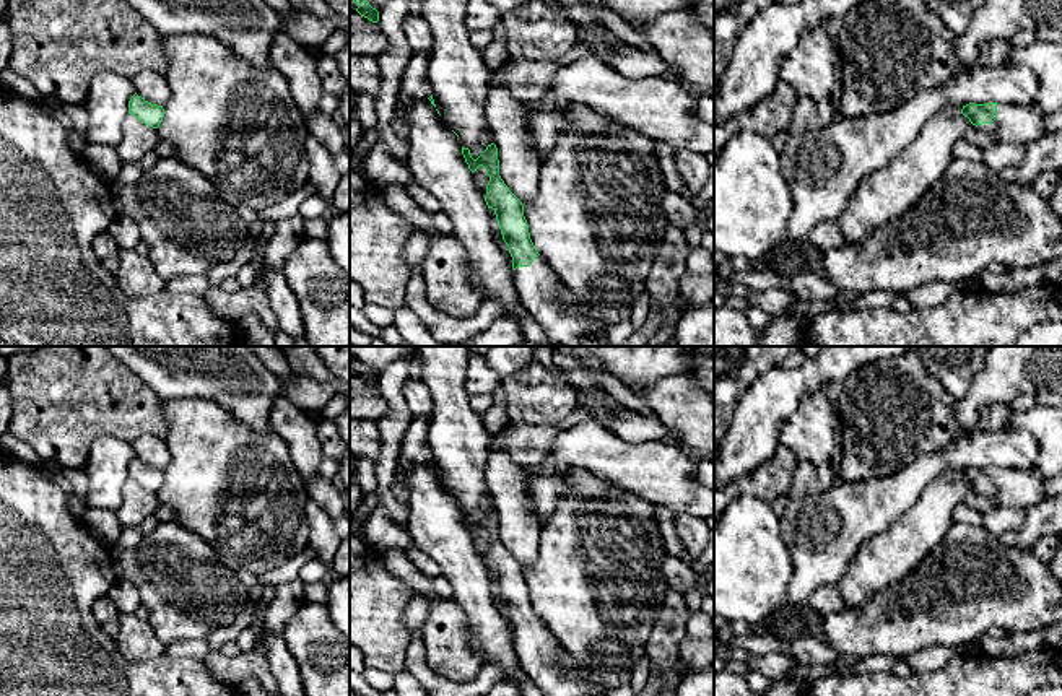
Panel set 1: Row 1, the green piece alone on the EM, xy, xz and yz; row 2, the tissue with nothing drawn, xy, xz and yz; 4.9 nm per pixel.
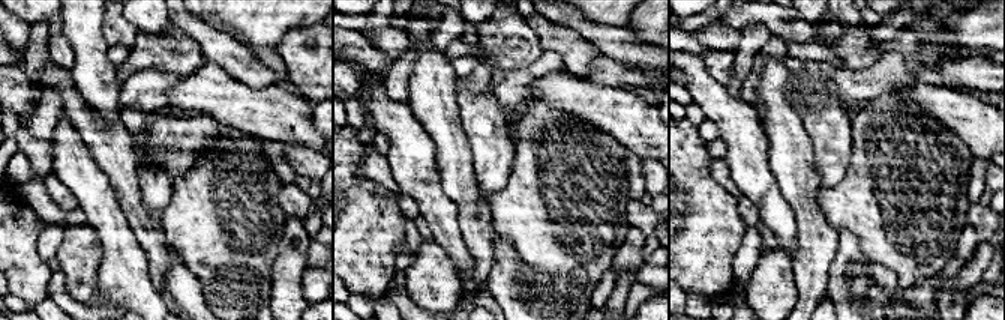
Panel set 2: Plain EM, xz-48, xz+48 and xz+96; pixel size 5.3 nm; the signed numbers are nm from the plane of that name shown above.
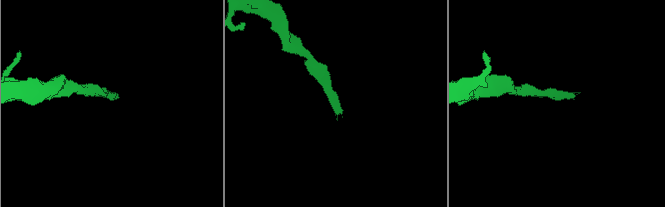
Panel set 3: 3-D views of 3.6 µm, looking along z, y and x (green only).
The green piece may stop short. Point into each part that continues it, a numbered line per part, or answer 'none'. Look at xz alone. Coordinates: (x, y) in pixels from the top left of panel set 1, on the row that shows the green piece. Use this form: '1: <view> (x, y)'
1: xz (537, 285)

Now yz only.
1: yz (1022, 126)

